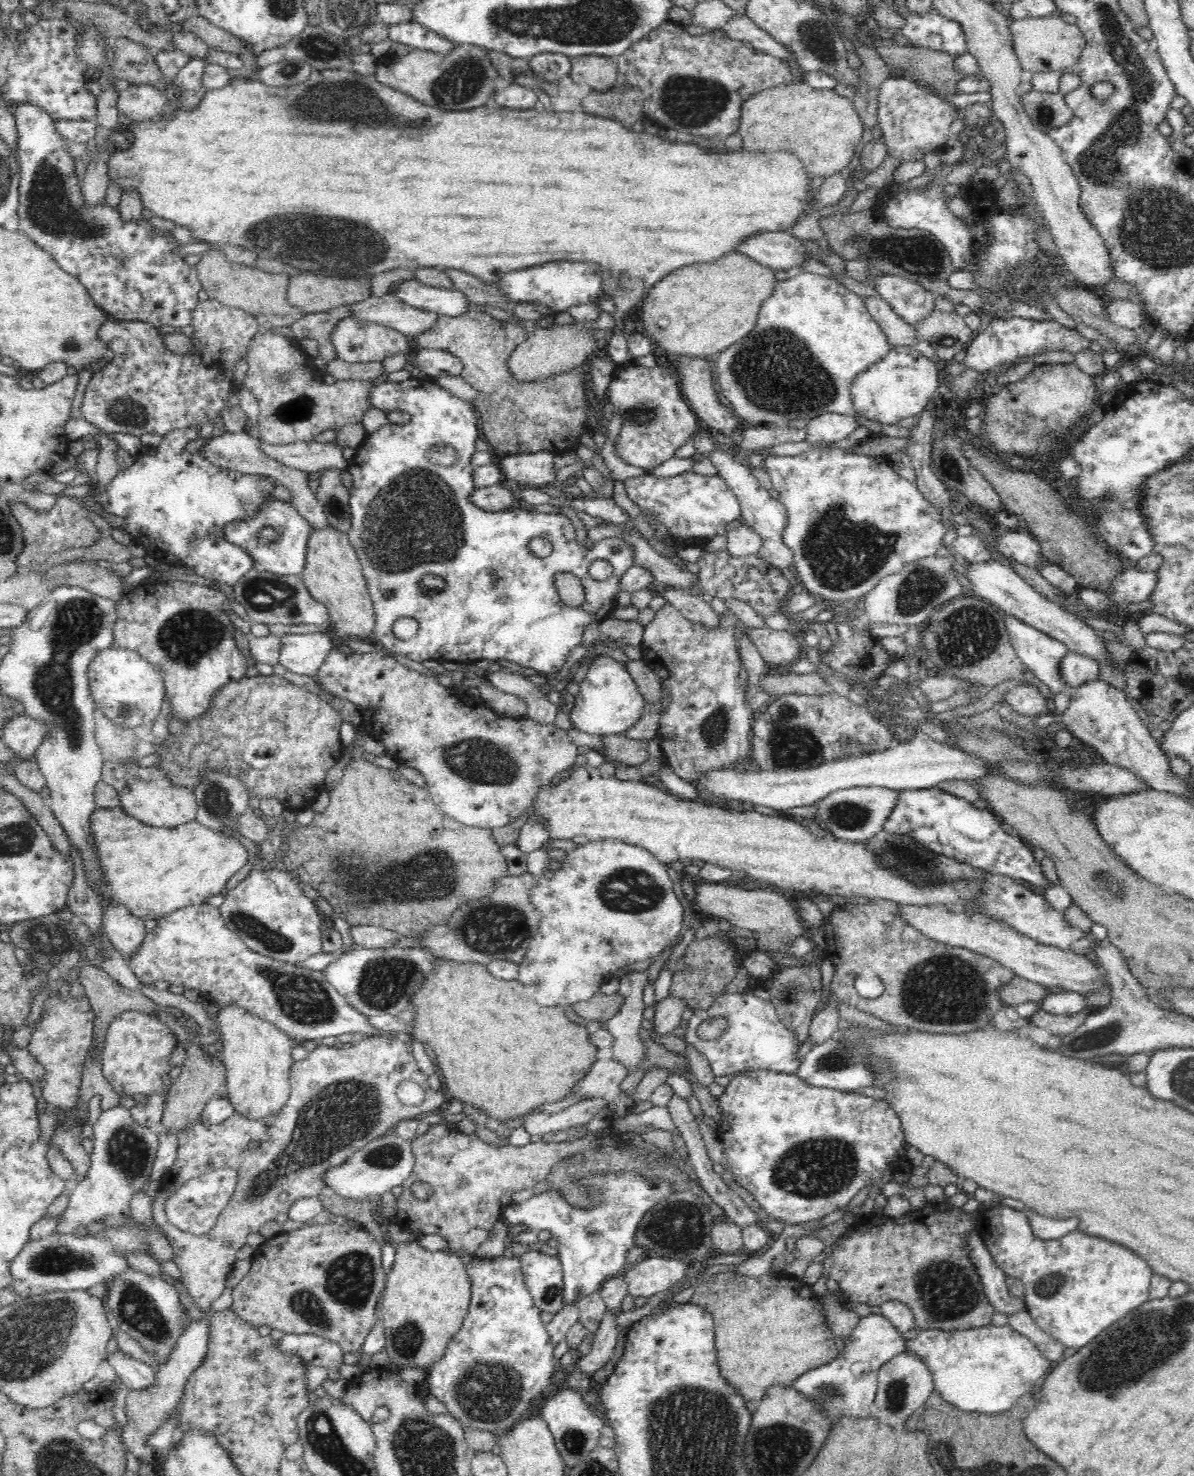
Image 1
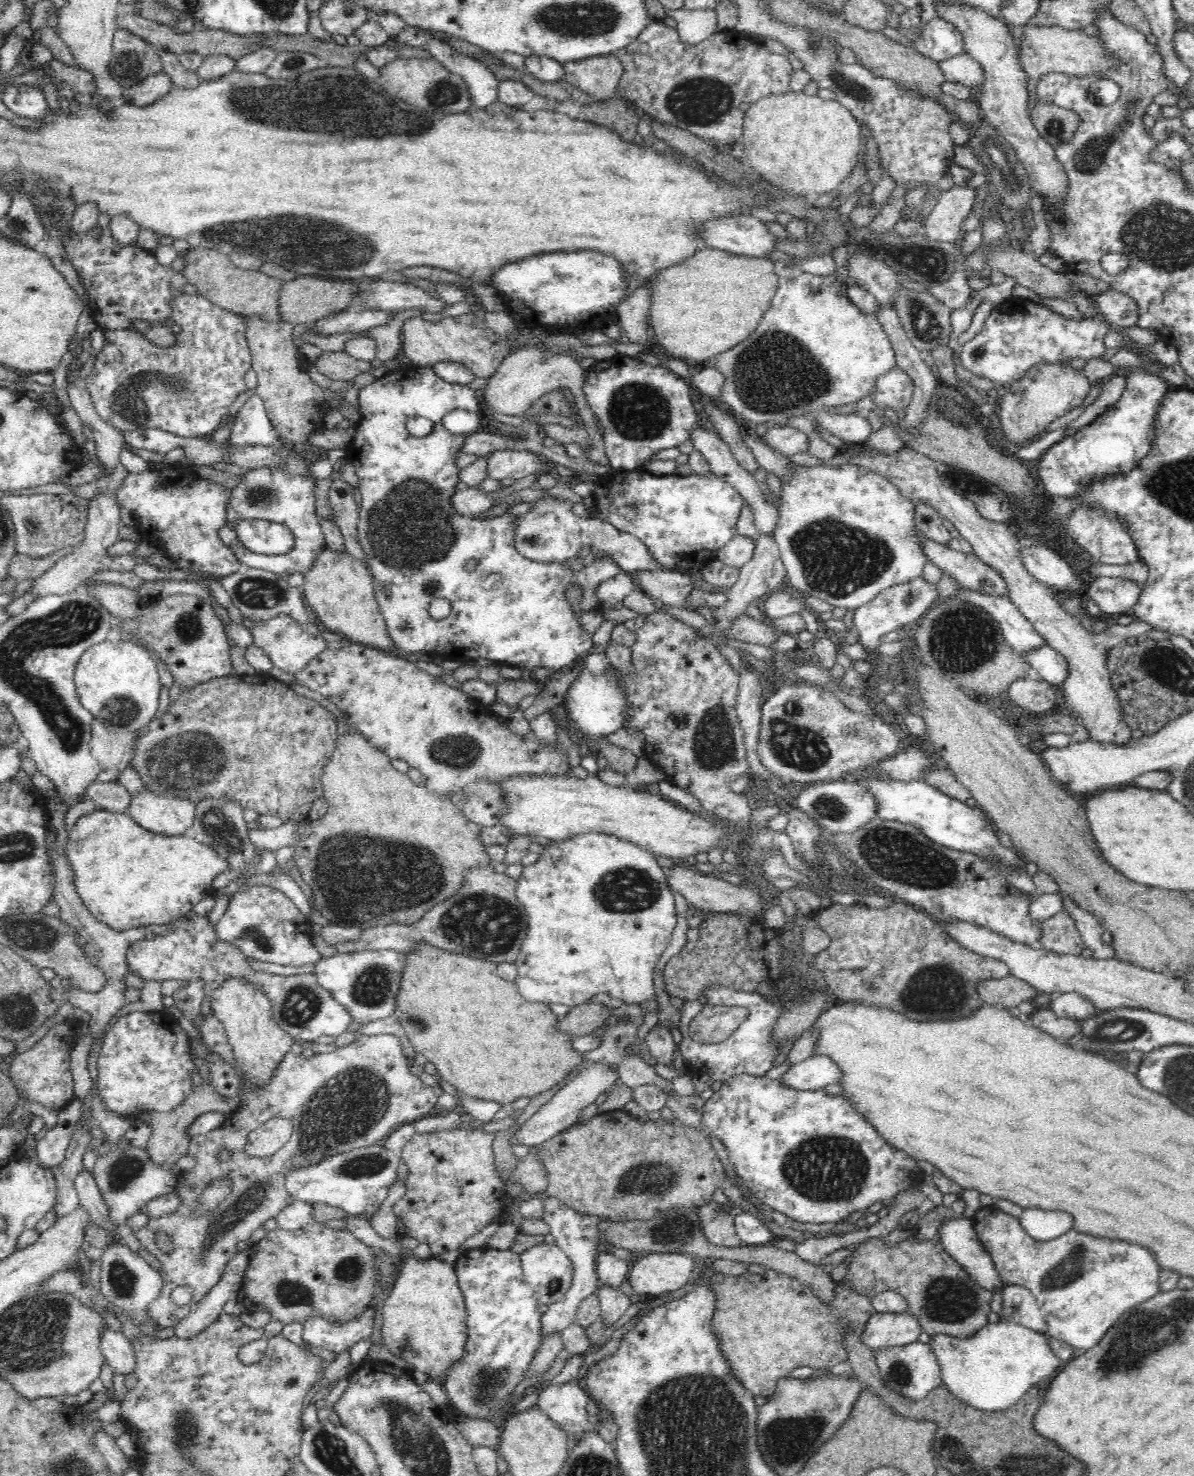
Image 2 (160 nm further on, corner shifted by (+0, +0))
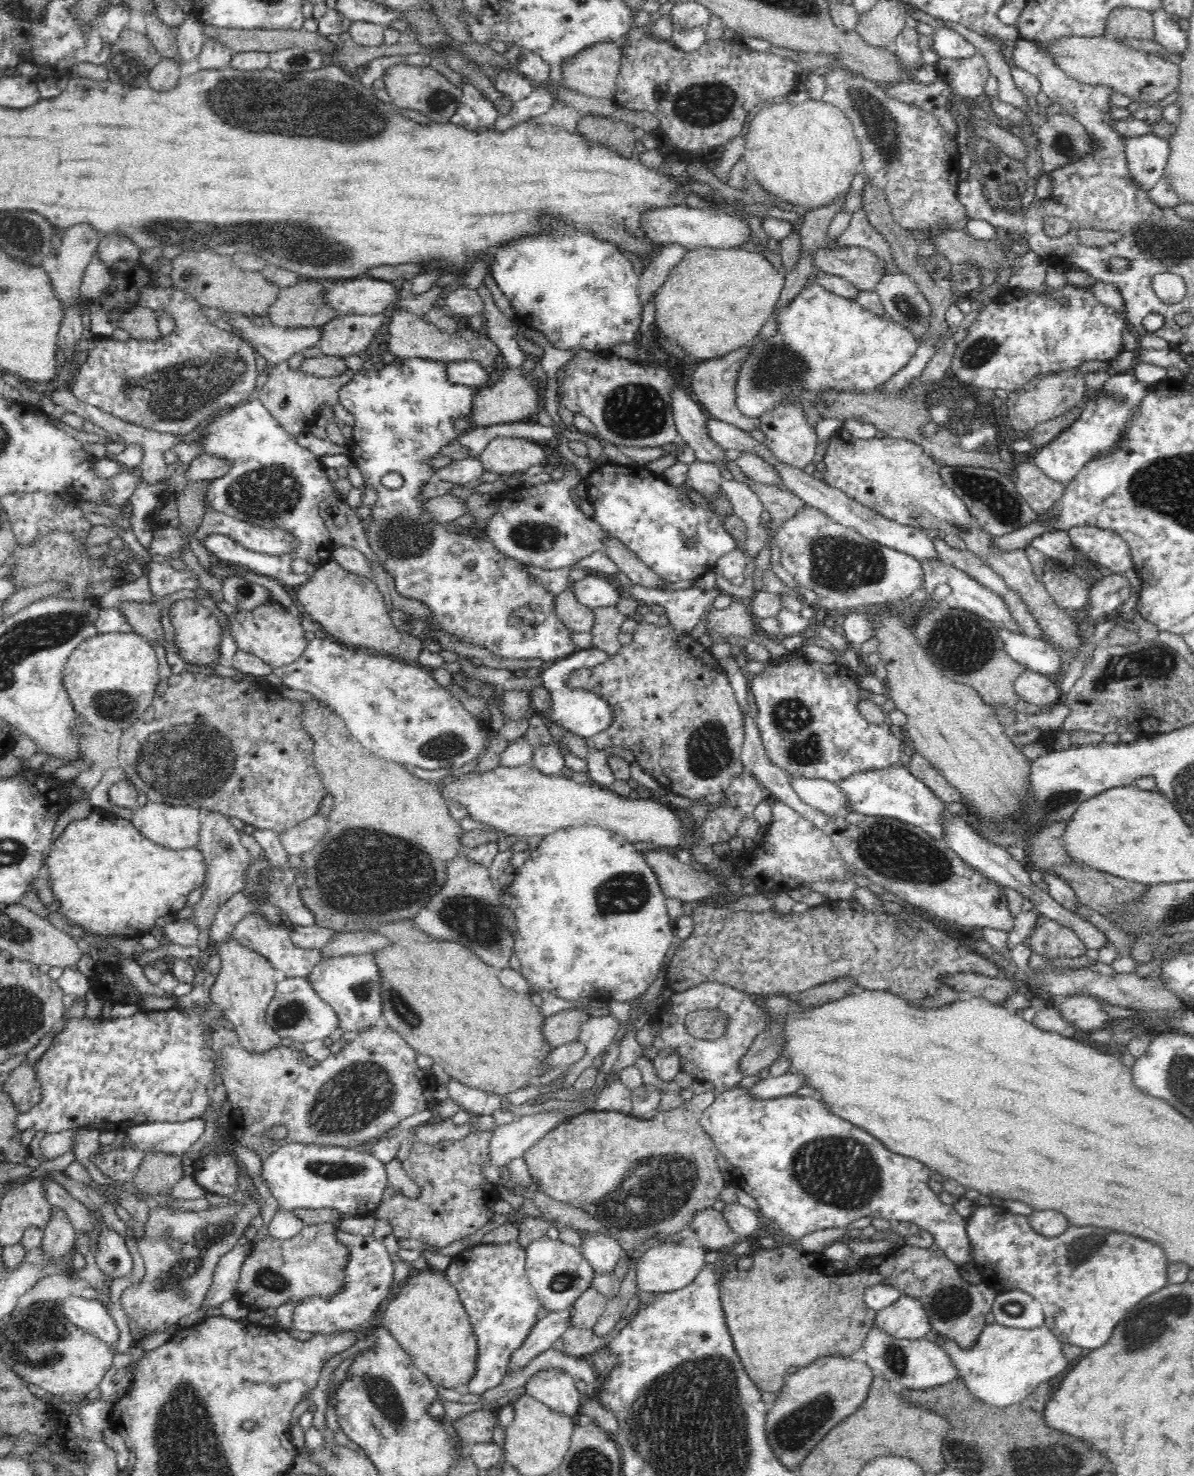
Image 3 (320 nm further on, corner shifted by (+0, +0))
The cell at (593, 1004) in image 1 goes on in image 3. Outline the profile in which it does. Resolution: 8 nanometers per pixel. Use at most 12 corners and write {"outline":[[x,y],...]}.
{"outline":[[565,1009],[544,1020],[553,1048],[579,1040],[590,1014]]}

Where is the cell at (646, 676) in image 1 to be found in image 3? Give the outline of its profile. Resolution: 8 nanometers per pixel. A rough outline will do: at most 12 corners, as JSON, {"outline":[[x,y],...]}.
{"outline":[[617,606],[594,608],[592,646],[609,658],[622,650],[627,616]]}

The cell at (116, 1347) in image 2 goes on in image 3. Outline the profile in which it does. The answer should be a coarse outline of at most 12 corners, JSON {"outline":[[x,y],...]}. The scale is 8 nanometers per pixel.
{"outline":[[68,1296],[59,1302],[72,1323],[108,1348],[118,1326],[98,1299]]}

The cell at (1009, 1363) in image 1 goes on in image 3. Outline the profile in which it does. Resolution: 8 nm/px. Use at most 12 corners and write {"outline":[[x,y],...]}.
{"outline":[[1046,1325],[938,1341],[967,1391],[1022,1402],[1069,1362]]}

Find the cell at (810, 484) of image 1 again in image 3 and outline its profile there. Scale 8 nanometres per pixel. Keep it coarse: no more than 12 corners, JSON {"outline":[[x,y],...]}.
{"outline":[[804,503],[772,542],[830,615],[904,600],[922,561]]}

